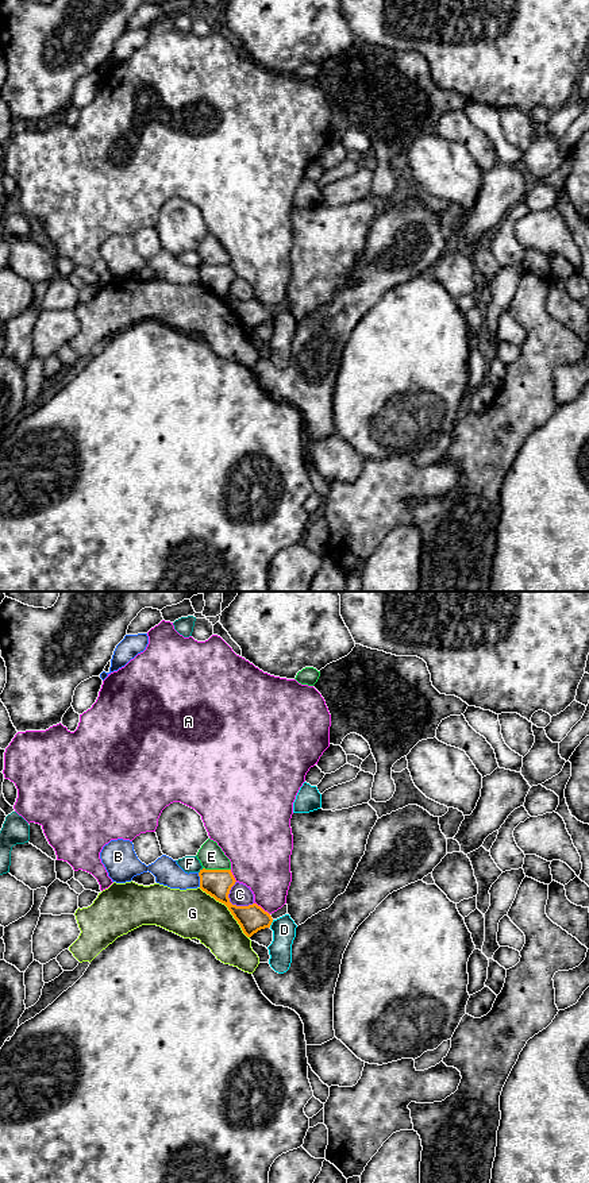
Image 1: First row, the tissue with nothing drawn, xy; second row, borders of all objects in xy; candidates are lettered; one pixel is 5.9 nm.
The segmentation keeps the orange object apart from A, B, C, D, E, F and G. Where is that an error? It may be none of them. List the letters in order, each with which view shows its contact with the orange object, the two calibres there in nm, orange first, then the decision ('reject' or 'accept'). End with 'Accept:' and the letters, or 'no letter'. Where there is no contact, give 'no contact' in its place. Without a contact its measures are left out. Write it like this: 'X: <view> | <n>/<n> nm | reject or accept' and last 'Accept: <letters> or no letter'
A: xy | 160/320 nm | reject
B: xy | 160/160 nm | reject
C: xy | 160/130 nm | reject
D: xy | 160/140 nm | reject
E: xy | 160/150 nm | reject
F: xy | 160/100 nm | reject
G: xy | 160/300 nm | reject
Accept: no letter

